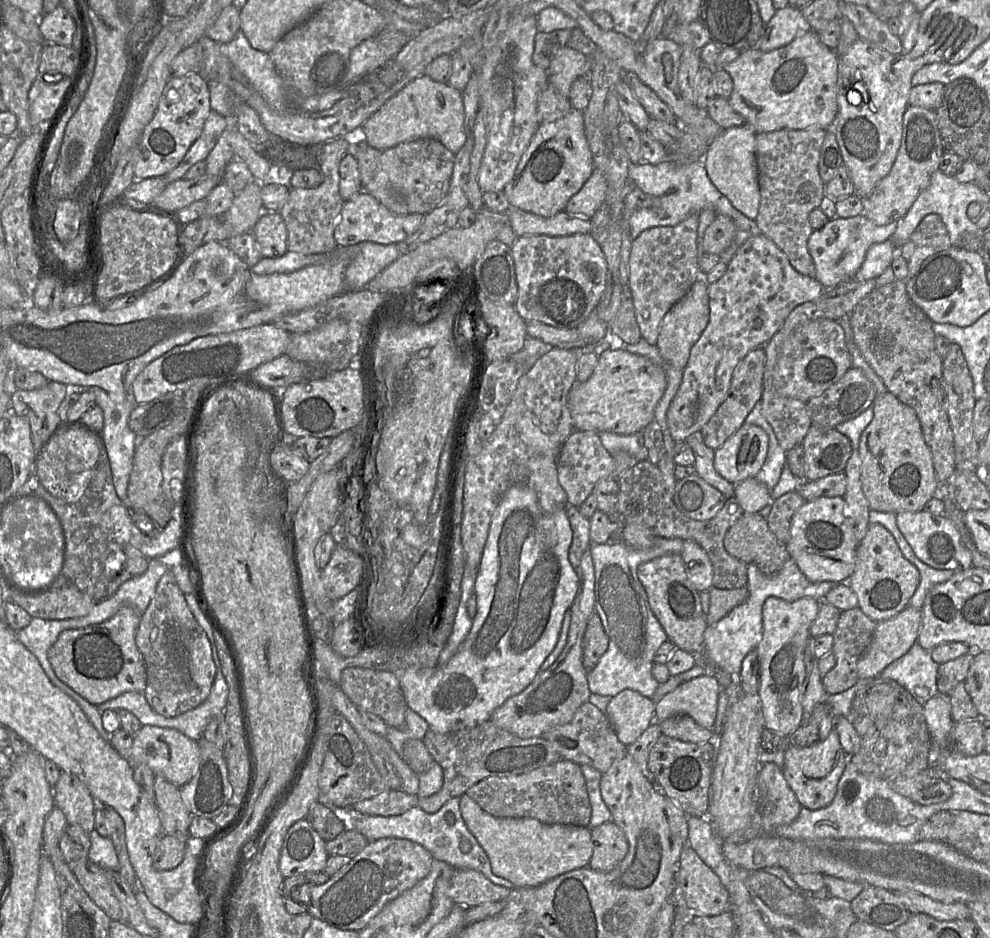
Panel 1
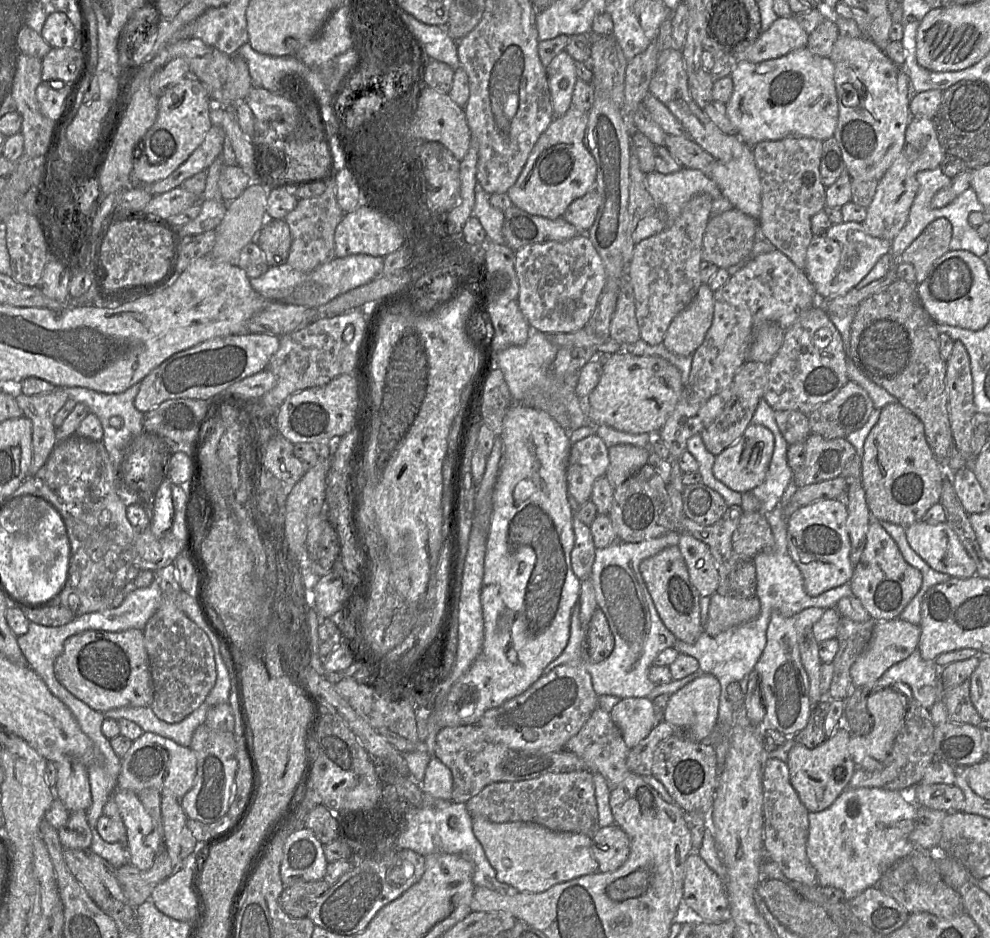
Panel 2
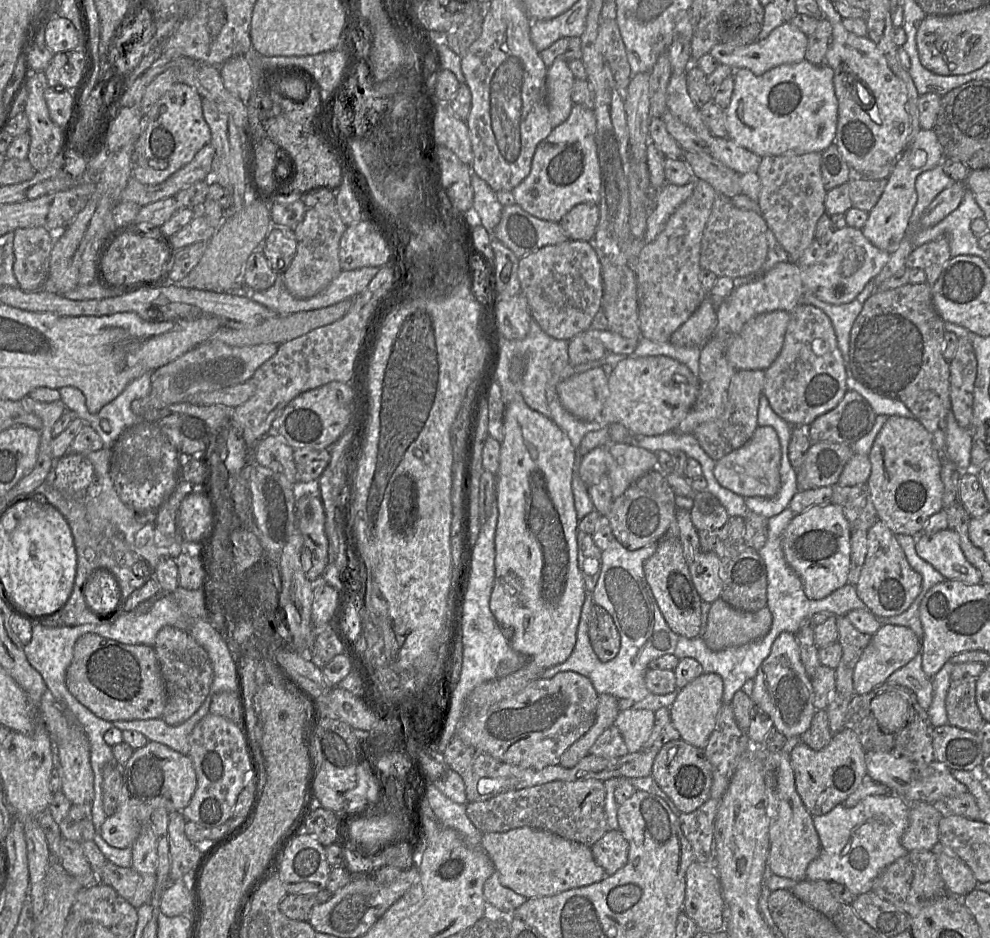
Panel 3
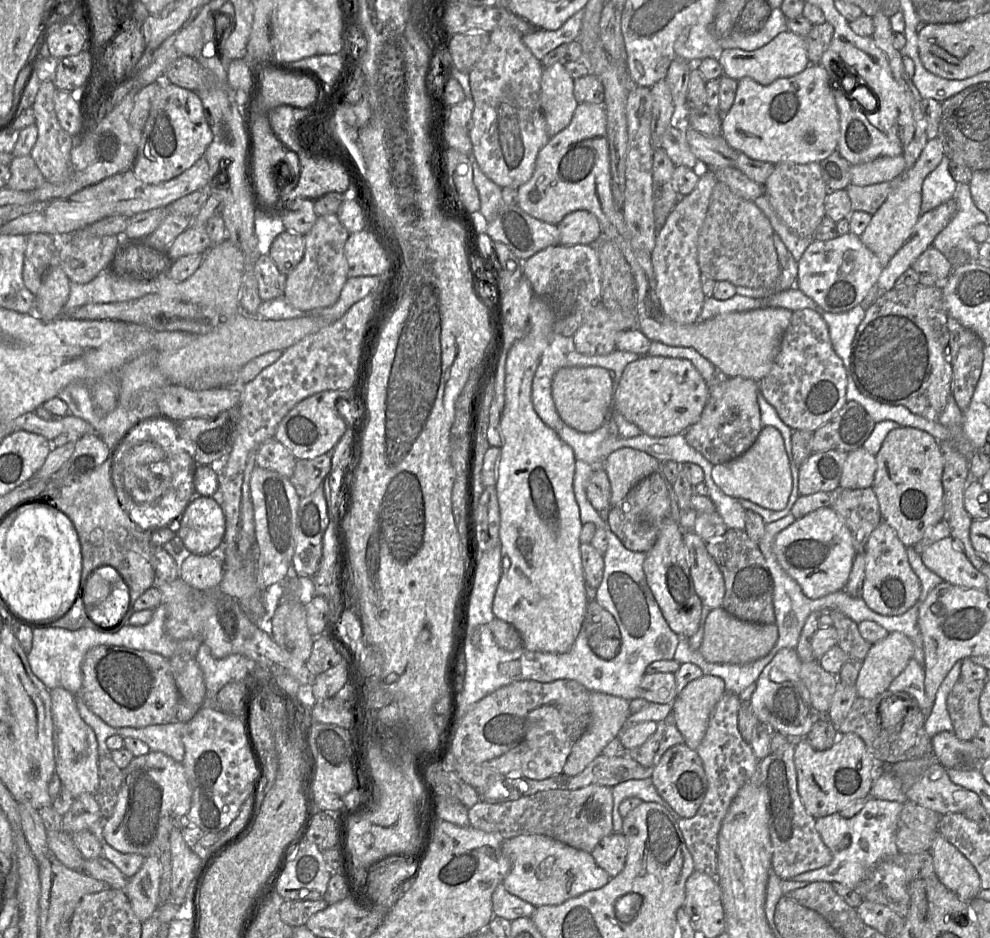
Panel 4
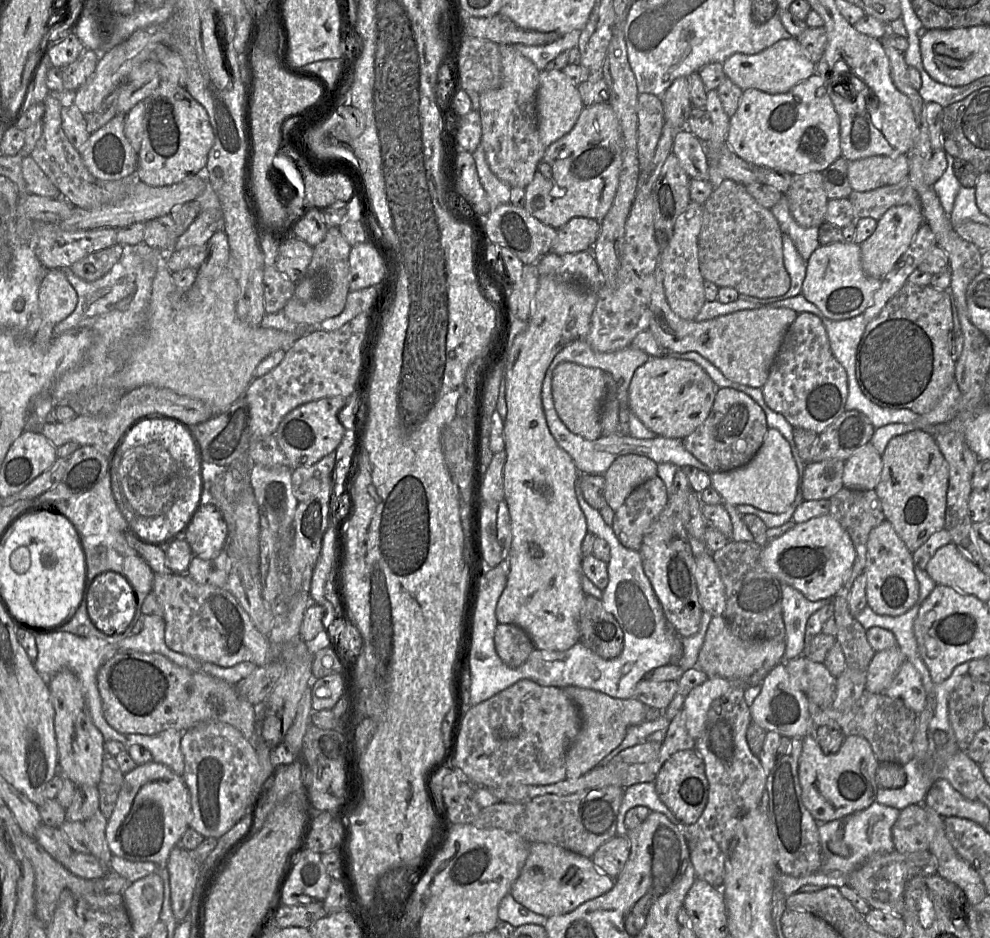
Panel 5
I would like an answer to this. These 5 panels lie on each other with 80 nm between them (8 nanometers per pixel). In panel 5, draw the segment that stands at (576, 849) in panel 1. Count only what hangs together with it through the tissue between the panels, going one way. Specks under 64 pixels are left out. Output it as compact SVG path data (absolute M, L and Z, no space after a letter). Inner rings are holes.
M533 842L509 893L526 908L549 918L573 911L584 902L610 891L614 884L615 879L602 873L591 858L551 843Z

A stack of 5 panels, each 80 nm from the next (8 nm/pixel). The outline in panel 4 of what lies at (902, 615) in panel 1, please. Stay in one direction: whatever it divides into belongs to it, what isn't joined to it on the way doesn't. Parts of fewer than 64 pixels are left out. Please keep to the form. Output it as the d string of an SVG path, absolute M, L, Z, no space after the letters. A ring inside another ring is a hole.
M890 632L884 639L872 644L855 683L858 697L872 699L888 690L892 681L914 658L914 652L913 642L901 632Z

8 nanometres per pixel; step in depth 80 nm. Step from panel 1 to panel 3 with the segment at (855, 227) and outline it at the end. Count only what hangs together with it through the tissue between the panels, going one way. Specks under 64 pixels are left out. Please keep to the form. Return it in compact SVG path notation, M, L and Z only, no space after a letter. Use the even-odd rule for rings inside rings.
M845 226L822 238L815 238L796 263L806 292L829 304L847 304L857 299L882 271L890 254L875 247L861 229Z

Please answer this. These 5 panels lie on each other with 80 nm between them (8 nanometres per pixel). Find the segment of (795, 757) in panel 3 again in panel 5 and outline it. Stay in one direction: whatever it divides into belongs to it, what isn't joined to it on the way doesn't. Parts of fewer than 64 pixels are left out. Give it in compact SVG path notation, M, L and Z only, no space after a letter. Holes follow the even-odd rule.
M813 733L806 735L802 738L802 751L798 762L801 796L805 807L818 823L863 811L876 801L878 765L879 761L871 745L862 736L846 736L837 752L825 753Z

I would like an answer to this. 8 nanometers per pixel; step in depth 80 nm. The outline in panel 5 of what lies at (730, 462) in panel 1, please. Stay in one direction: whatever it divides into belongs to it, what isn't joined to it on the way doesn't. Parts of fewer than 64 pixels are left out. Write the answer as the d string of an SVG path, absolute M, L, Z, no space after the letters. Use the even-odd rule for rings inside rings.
M768 428L763 443L755 456L744 466L727 472L710 473L711 486L724 503L751 505L764 512L785 512L795 499L798 471L788 441L782 434Z

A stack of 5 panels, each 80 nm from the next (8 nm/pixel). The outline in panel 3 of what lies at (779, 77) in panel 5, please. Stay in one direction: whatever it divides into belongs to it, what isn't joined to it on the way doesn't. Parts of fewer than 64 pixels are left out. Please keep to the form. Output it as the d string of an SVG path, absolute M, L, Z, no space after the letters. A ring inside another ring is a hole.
M785 21L763 40L755 41L747 46L730 46L720 43L711 49L710 54L720 64L727 65L733 70L745 68L756 76L761 76L777 66L796 64L803 61L805 59L807 45L808 37L789 21Z

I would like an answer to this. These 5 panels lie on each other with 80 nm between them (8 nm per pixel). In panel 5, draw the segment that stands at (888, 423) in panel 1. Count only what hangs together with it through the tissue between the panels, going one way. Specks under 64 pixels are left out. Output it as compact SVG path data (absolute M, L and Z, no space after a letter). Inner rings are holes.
M913 430L893 437L882 457L880 480L875 488L886 521L889 521L911 553L917 550L935 532L944 528L949 468L934 437L926 431Z

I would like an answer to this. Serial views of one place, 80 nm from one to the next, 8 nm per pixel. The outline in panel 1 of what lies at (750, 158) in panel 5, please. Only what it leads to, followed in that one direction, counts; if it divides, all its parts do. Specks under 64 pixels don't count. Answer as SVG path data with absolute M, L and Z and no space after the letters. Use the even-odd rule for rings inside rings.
M809 30L788 45L770 52L747 49L740 52L738 58L725 65L722 70L733 80L733 91L728 99L731 107L756 134L782 129L832 129L838 113L838 55L820 42L815 31Z

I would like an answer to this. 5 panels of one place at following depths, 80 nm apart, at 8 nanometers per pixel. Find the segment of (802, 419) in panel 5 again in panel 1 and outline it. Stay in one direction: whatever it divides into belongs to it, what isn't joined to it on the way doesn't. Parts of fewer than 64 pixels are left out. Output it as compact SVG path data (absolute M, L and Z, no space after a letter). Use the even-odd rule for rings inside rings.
M820 318L802 325L785 341L774 386L780 395L807 403L835 384L851 366L843 328L838 321Z

